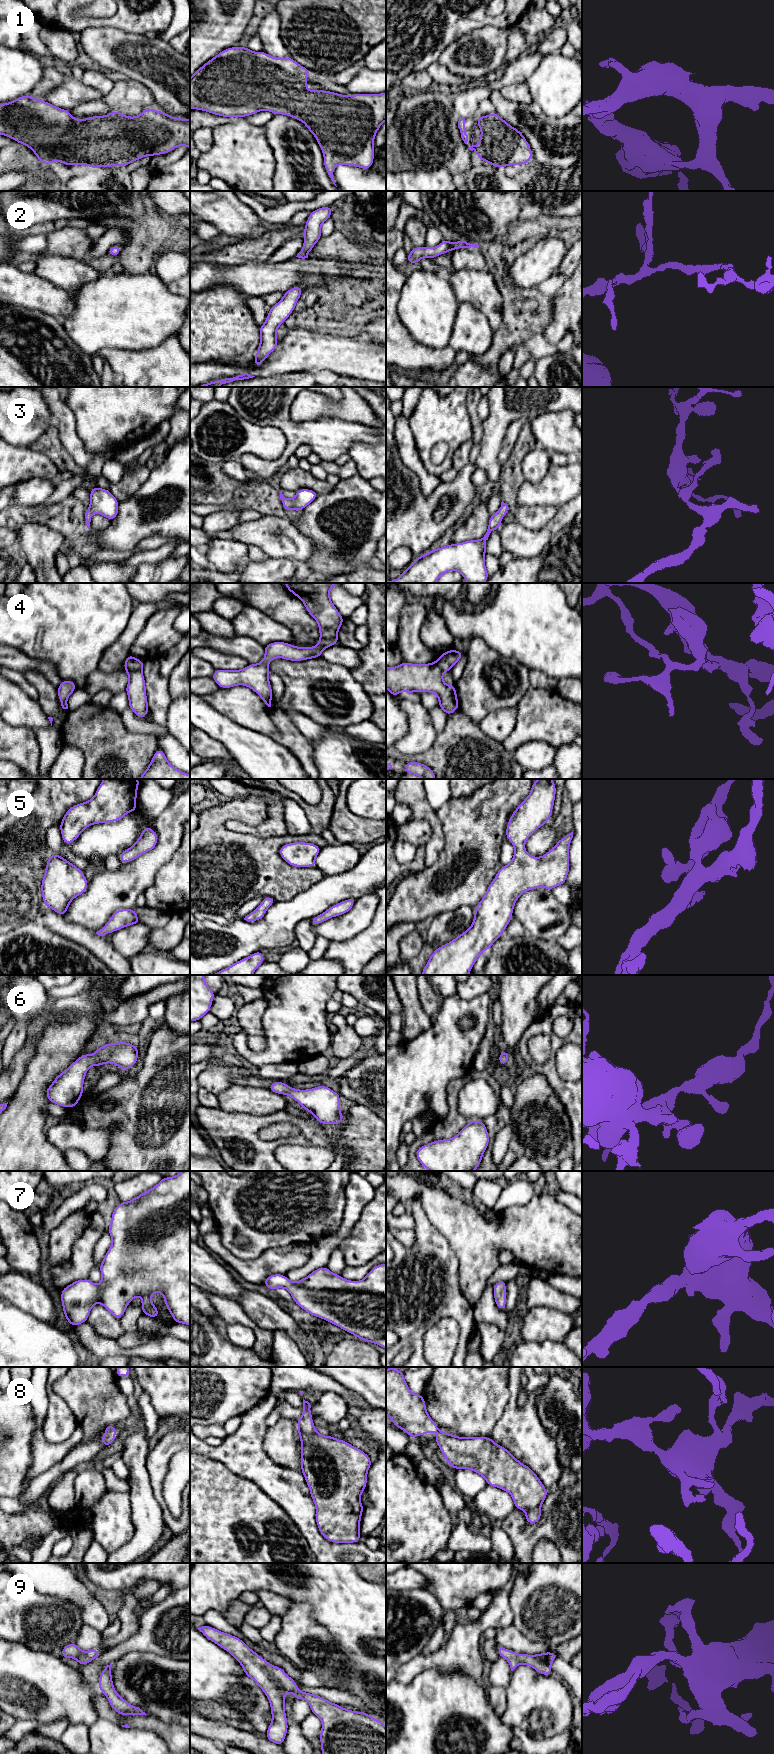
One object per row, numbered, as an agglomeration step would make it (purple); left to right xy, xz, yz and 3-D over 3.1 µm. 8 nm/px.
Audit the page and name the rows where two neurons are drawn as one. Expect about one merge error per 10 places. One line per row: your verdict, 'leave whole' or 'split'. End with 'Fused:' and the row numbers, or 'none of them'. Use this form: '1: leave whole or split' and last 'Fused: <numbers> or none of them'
1: leave whole
2: leave whole
3: leave whole
4: split
5: leave whole
6: leave whole
7: leave whole
8: leave whole
9: leave whole
Fused: 4

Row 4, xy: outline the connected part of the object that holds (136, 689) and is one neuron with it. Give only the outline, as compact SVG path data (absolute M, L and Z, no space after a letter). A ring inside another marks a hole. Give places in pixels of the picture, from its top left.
M125 670L129 676L127 687L125 688L128 694L129 708L142 720L150 708L147 703L145 678L142 670Z

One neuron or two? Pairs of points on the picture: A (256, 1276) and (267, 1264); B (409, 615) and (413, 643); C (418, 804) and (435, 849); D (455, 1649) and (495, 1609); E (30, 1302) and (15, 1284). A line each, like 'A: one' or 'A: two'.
A: one
B: one
C: one
D: one
E: one

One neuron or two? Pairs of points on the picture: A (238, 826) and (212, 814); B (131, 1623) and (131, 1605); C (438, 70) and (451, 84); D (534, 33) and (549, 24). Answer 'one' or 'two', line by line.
A: two
B: one
C: one
D: one

